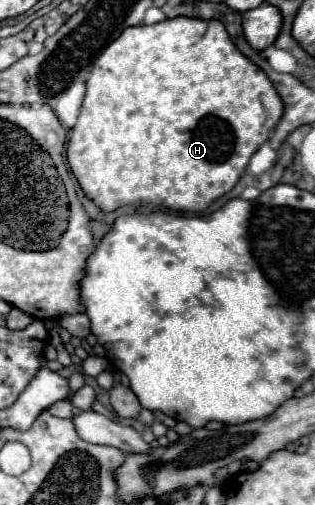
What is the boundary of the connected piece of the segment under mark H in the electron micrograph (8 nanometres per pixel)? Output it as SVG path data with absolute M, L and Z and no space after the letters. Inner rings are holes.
M174 18L174 20L164 20L154 26L130 26L124 30L94 62L90 70L90 78L86 82L86 98L82 102L82 112L78 116L76 126L68 134L68 148L66 148L66 158L70 164L72 174L80 182L82 192L102 210L102 212L114 212L122 206L128 204L154 204L154 206L164 206L168 210L176 212L202 212L206 210L214 200L230 192L238 178L244 174L252 154L268 140L270 132L282 118L282 100L274 86L270 86L268 76L252 64L246 56L242 56L232 40L228 38L224 26L216 20L198 20L198 18Z

